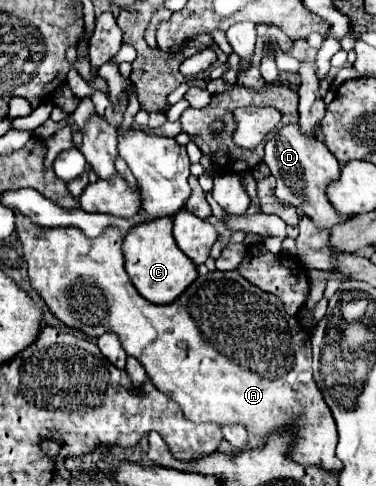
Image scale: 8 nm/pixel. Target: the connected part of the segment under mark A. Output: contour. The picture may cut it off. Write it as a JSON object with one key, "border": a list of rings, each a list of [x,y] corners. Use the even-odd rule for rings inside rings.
{"border":[[[16,214],[16,218],[16,232],[24,246],[30,284],[62,324],[76,328],[90,338],[114,332],[120,338],[122,348],[146,368],[152,384],[180,404],[188,420],[196,424],[216,422],[220,426],[240,422],[256,438],[264,438],[290,424],[296,430],[296,442],[290,450],[290,456],[296,462],[332,470],[342,468],[342,462],[334,454],[336,424],[312,378],[310,332],[304,330],[294,316],[286,314],[276,296],[248,284],[238,270],[214,270],[208,276],[198,276],[172,304],[150,304],[136,292],[124,270],[122,238],[116,230],[108,230],[108,234],[102,234],[100,238],[88,238],[76,228],[38,228],[22,214]],[[190,294],[196,294],[196,324],[194,314],[190,312],[194,310],[194,298]]]}

